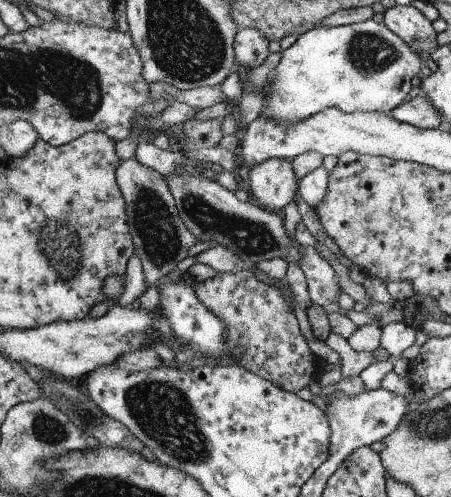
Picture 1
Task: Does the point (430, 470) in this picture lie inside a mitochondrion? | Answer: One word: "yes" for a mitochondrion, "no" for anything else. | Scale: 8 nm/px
no

